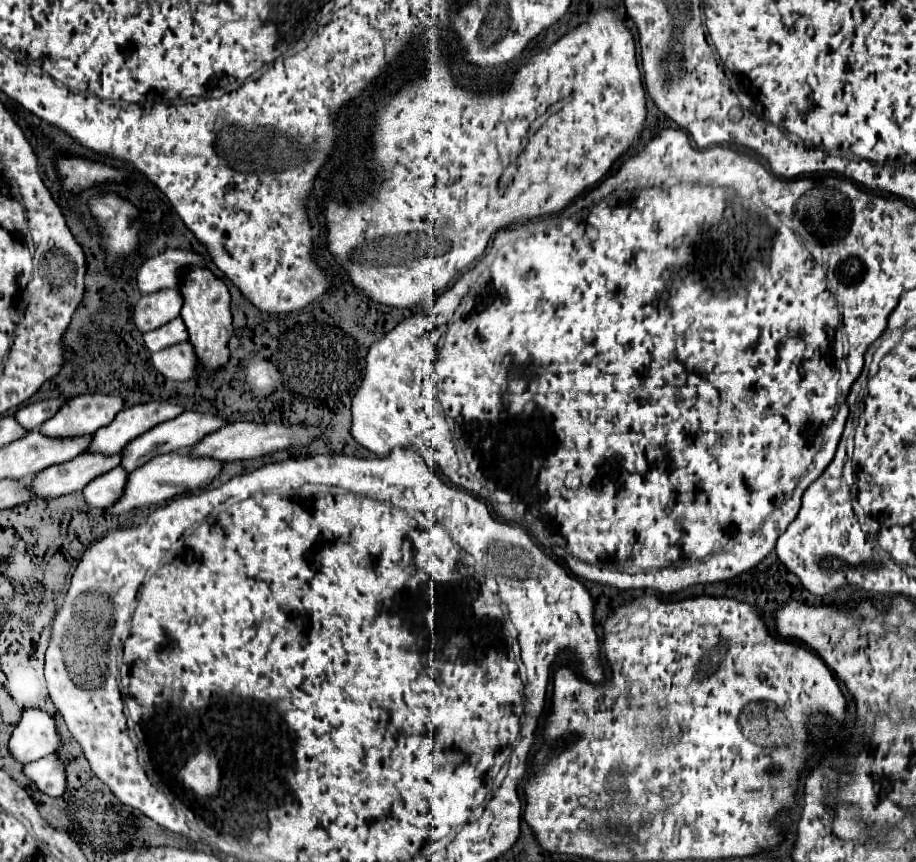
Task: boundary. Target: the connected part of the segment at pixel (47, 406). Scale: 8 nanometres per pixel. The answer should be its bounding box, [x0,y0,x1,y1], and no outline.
[14,399,64,431]

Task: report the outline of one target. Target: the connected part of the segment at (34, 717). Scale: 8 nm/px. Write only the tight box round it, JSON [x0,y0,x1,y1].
[8,709,60,765]

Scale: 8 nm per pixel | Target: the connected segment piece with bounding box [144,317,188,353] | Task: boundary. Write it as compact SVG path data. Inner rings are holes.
M180 317L164 323L162 327L154 329L154 331L144 333L144 343L152 353L160 351L164 347L170 347L178 341L186 341L186 339L188 339L188 331L186 331L186 325Z

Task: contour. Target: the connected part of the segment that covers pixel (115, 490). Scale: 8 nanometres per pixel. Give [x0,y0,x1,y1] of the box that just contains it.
[82,467,128,509]

